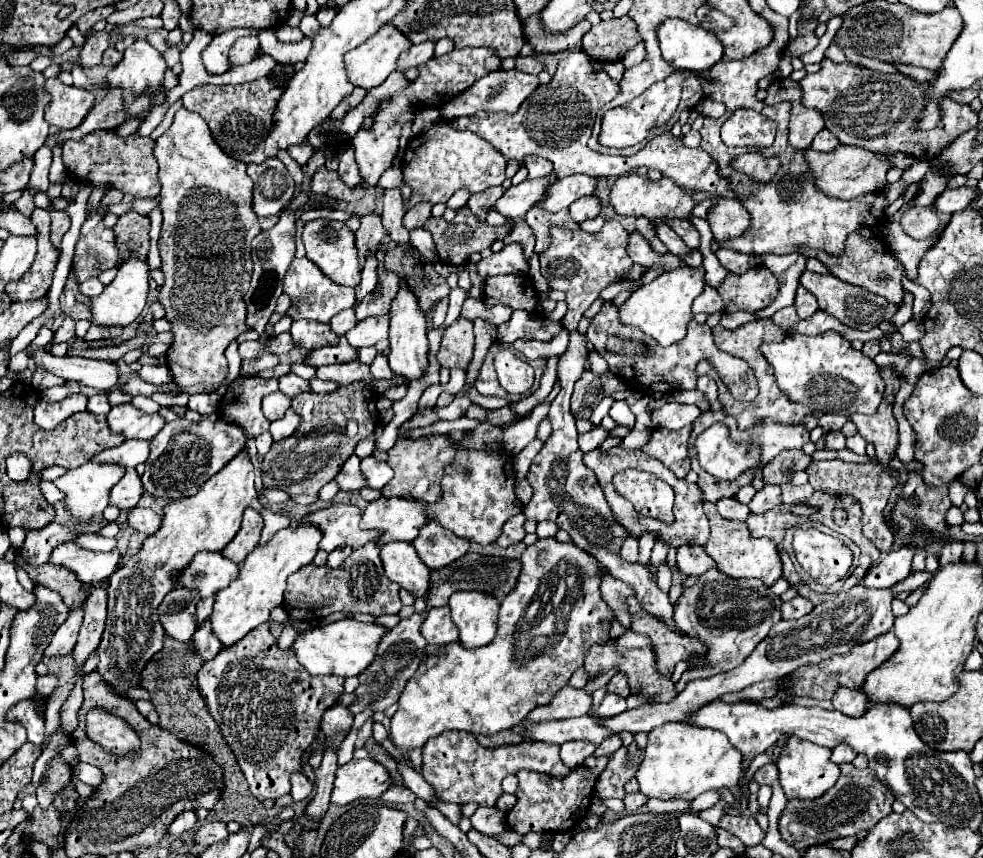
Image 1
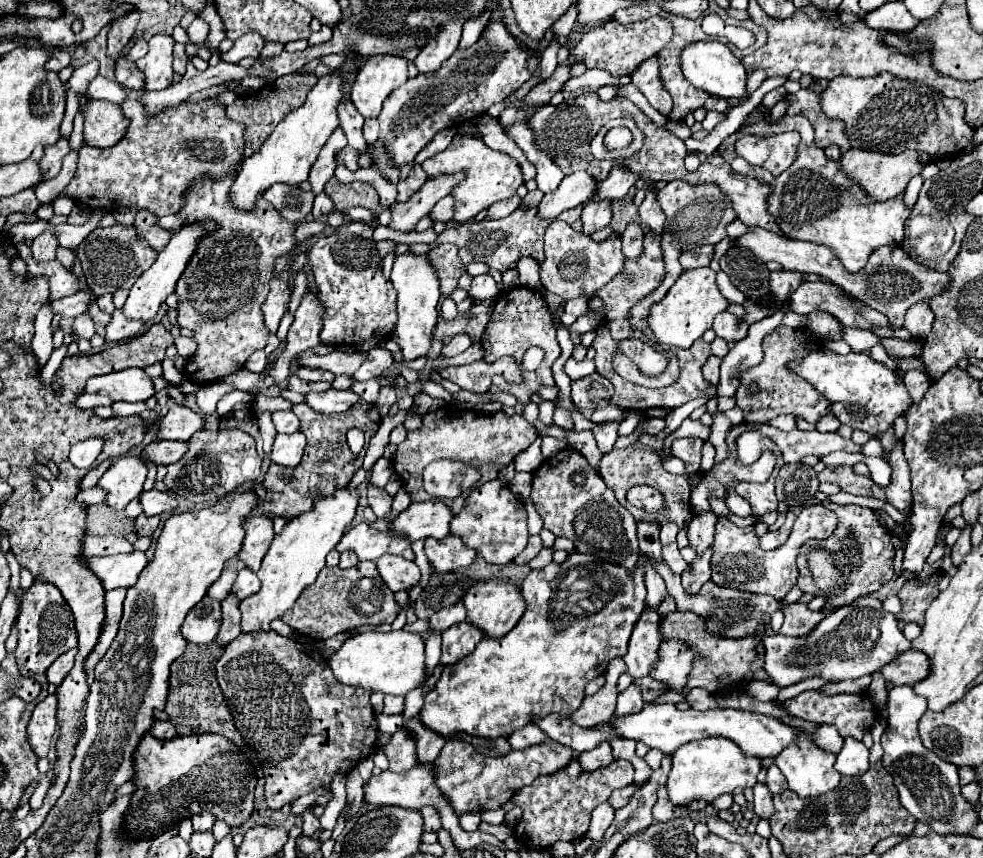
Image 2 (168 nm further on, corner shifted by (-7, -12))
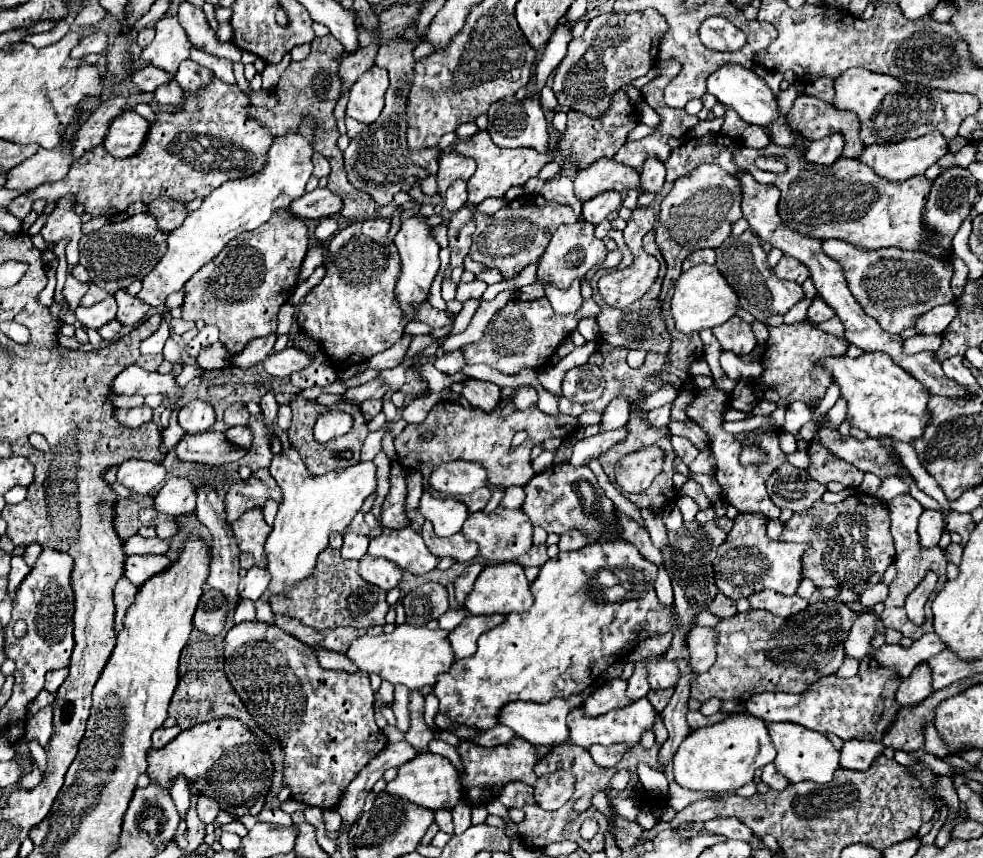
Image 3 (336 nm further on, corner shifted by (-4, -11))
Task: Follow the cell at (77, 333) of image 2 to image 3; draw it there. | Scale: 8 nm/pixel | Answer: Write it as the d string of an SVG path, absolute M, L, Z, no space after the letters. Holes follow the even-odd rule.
M108 297L92 307L78 307L76 309L76 319L84 323L86 329L100 329L102 325L110 323L116 319L116 300Z

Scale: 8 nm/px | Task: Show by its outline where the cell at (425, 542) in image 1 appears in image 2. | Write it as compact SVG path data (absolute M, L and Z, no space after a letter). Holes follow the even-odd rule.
M449 534L443 540L427 538L425 556L429 558L437 574L445 574L445 572L455 572L459 568L469 566L475 560L475 550L467 548L457 536Z

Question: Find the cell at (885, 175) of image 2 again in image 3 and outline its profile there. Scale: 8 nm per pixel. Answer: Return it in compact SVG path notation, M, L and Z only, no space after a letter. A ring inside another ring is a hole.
M934 131L934 133L928 133L918 139L904 139L900 143L870 145L862 151L860 161L866 163L868 167L872 167L880 177L884 177L888 181L902 181L902 179L910 179L912 175L924 173L930 165L934 165L946 153L948 153L948 141L942 137L942 133Z

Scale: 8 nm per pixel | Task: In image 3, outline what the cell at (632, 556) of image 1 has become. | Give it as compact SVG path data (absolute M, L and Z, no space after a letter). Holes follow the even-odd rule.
M662 569L662 571L658 571L658 579L656 579L654 589L656 589L658 599L660 599L664 605L672 605L672 603L674 603L674 595L672 595L670 577L668 577L668 573L666 573L664 569Z

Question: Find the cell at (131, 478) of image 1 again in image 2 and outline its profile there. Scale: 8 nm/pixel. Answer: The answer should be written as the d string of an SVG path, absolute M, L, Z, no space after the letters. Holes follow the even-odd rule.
M149 490L149 492L141 492L139 494L139 504L143 508L143 512L147 516L151 514L161 514L161 512L169 512L177 506L177 500L165 492L159 492L159 490Z

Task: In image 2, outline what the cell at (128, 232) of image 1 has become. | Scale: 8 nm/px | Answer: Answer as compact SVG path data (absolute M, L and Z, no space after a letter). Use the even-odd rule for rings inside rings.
M137 212L133 226L137 228L137 236L143 238L143 240L147 240L149 246L155 252L161 252L167 246L167 242L171 240L171 232L163 230L157 224L157 216L153 216L151 212Z

